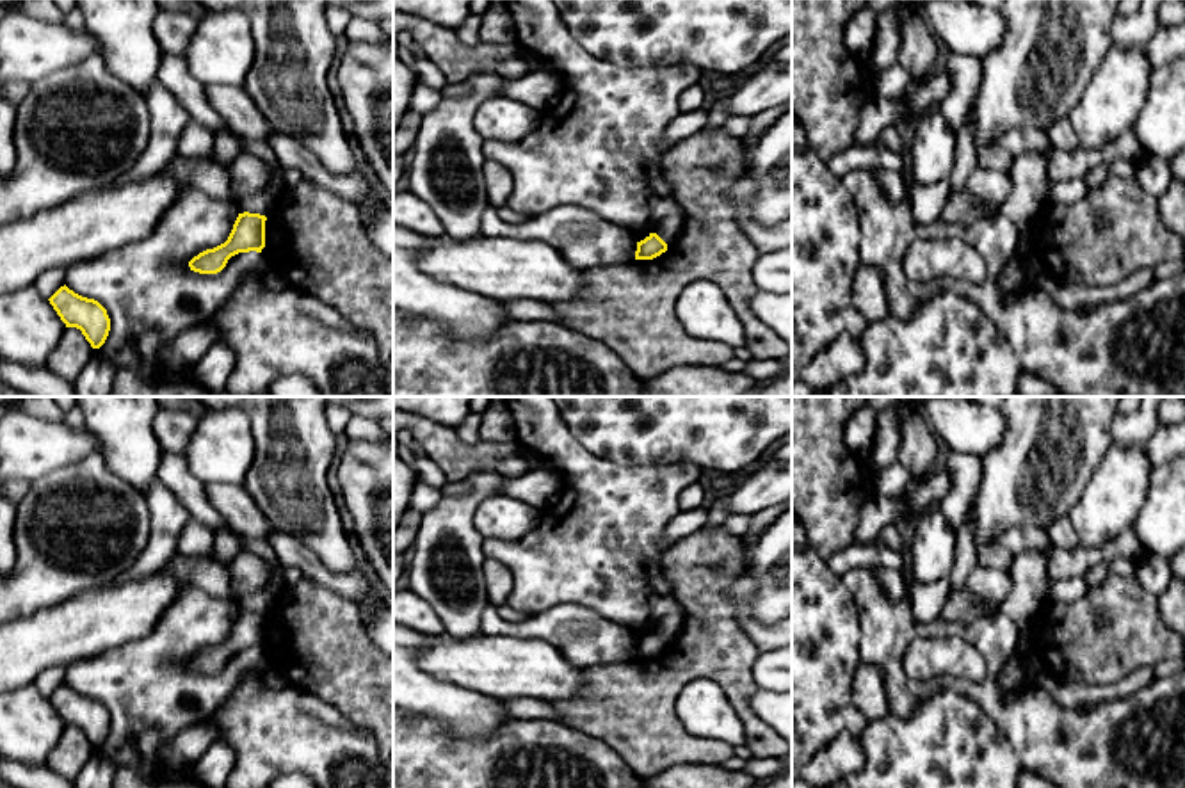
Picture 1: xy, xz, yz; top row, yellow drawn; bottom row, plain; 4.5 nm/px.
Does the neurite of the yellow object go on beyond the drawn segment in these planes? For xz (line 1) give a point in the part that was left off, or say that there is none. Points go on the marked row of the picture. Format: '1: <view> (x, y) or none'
1: none

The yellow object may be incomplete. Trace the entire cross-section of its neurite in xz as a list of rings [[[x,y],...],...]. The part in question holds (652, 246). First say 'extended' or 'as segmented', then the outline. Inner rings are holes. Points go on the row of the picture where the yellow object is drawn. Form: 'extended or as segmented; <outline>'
as segmented; [[[649,233],[644,240],[637,242],[635,260],[653,260],[665,251],[667,244],[657,233]]]

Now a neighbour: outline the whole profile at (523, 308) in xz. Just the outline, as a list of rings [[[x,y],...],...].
[[[518,299],[518,301],[504,301],[500,304],[512,320],[557,322],[555,310],[550,302]]]

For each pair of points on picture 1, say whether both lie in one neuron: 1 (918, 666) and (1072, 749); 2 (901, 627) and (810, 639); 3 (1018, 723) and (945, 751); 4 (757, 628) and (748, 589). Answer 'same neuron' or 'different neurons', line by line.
1: different neurons
2: different neurons
3: different neurons
4: same neuron

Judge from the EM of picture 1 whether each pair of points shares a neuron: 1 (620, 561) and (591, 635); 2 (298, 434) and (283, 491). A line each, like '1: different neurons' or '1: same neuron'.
1: different neurons
2: same neuron

